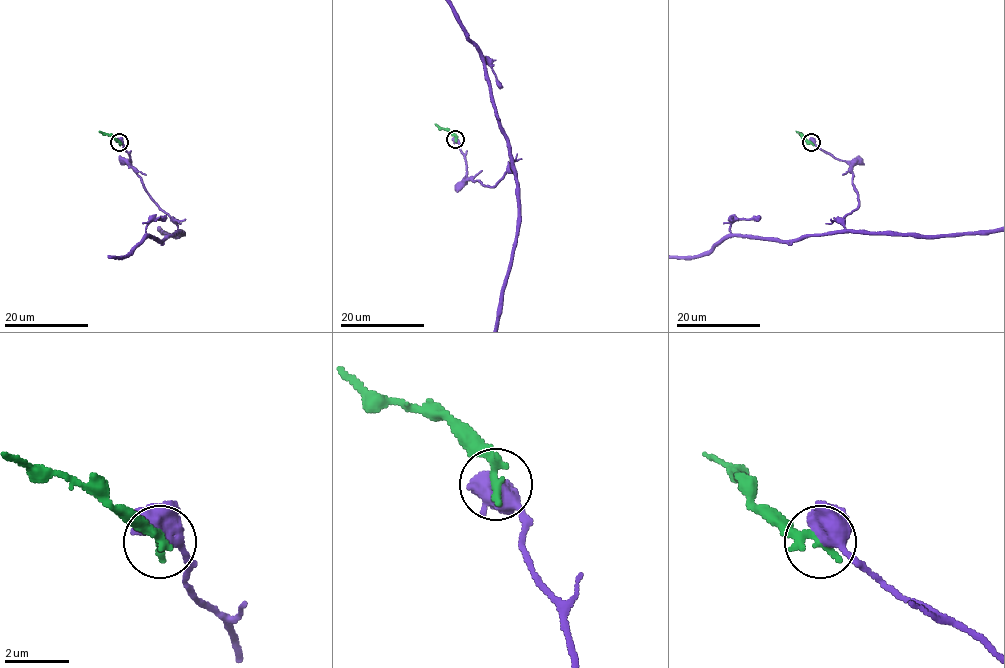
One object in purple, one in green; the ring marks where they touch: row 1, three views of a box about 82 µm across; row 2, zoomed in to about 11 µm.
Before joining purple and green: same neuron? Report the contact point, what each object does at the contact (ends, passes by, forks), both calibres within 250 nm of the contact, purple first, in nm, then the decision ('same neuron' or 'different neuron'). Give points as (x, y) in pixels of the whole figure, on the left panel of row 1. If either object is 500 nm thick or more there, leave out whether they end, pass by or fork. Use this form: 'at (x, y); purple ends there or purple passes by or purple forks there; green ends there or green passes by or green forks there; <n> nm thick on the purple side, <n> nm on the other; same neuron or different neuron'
at (119, 142); 550 nm thick on the purple side, 320 nm on the other; different neuron

